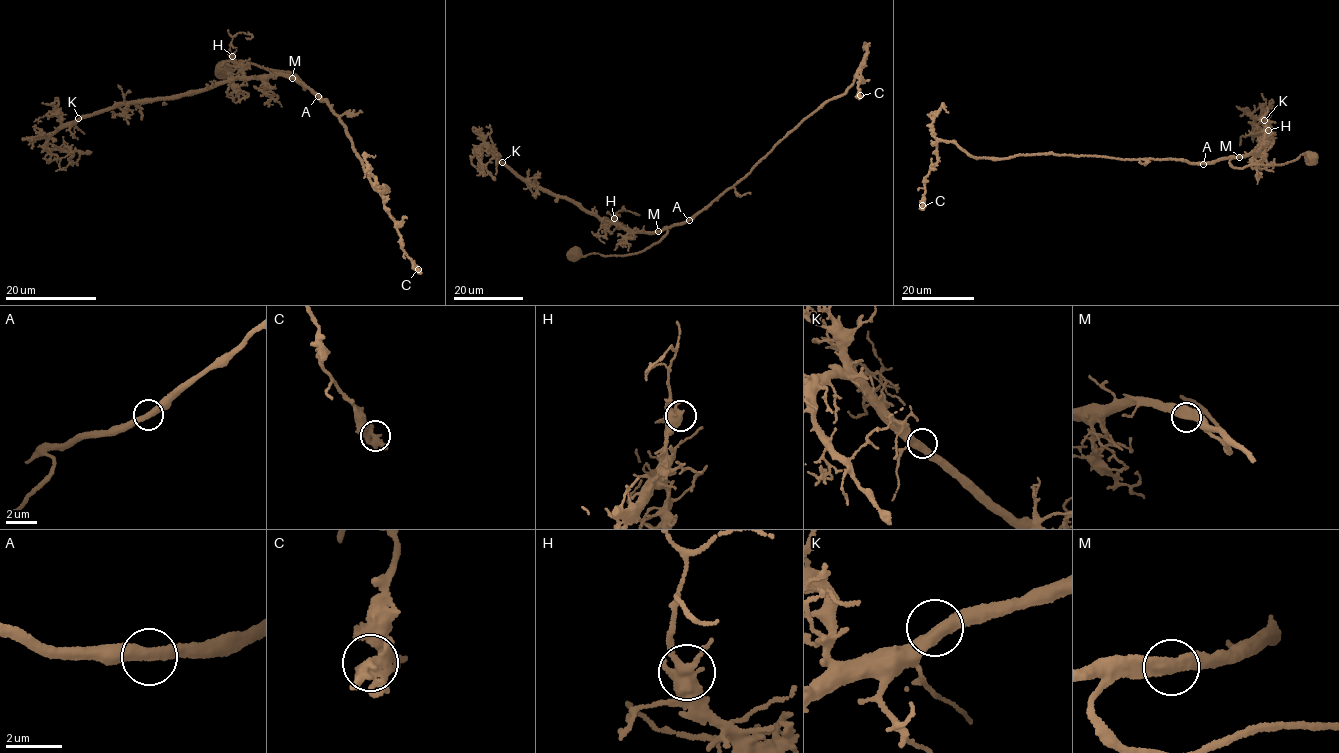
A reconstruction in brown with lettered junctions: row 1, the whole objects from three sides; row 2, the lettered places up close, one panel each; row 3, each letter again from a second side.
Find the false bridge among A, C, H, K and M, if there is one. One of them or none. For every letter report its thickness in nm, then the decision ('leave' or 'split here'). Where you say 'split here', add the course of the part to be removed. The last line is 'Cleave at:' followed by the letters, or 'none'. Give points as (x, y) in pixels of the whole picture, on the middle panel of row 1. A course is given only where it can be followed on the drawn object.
A: 400 nm | leave
C: 480 nm | leave
H: 420 nm | leave
K: 440 nm | leave
M: 480 nm | leave
Cleave at: none

